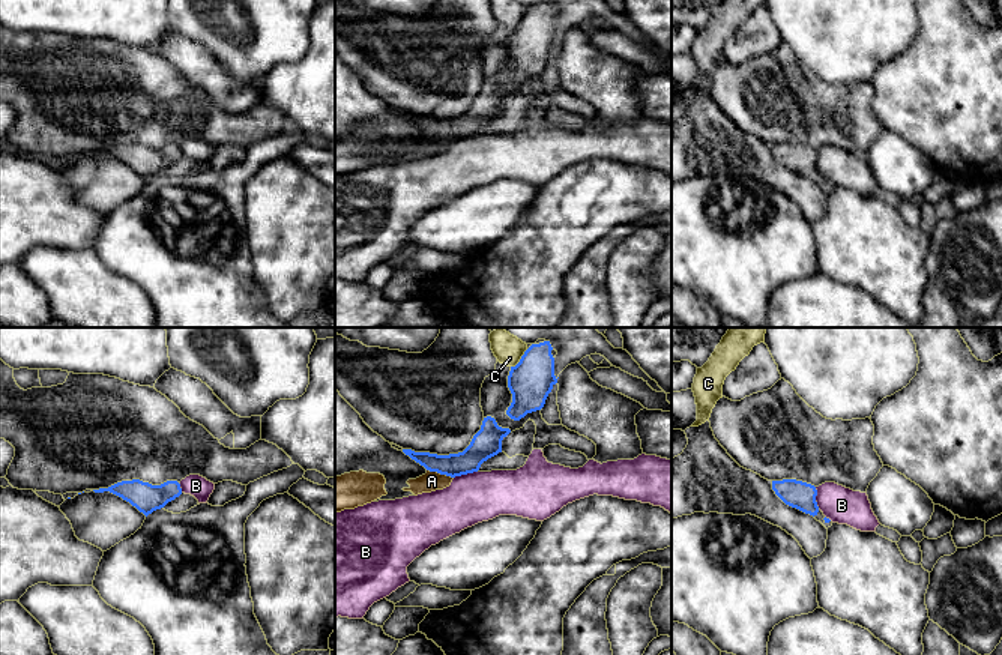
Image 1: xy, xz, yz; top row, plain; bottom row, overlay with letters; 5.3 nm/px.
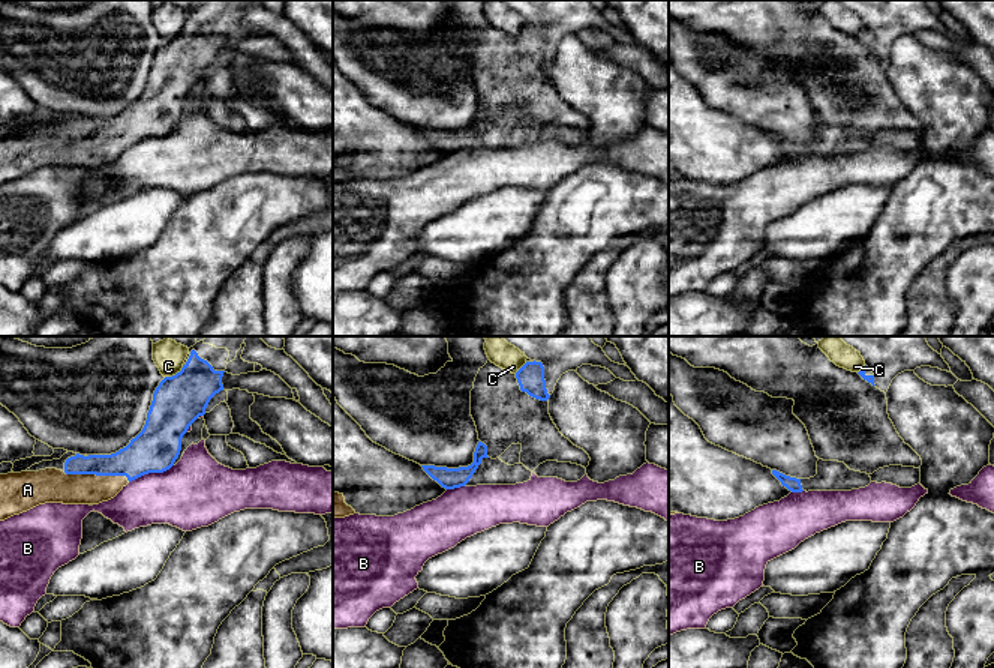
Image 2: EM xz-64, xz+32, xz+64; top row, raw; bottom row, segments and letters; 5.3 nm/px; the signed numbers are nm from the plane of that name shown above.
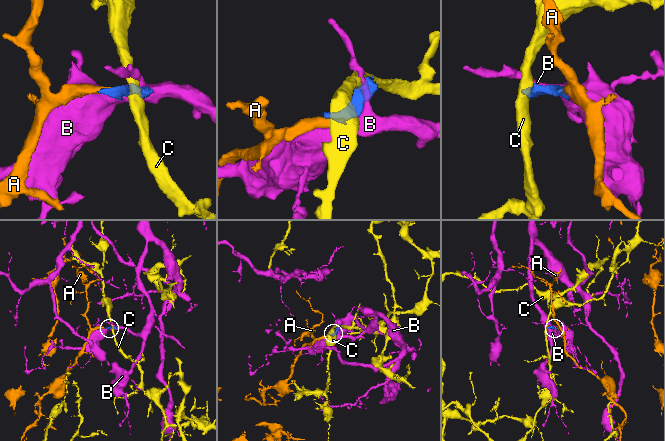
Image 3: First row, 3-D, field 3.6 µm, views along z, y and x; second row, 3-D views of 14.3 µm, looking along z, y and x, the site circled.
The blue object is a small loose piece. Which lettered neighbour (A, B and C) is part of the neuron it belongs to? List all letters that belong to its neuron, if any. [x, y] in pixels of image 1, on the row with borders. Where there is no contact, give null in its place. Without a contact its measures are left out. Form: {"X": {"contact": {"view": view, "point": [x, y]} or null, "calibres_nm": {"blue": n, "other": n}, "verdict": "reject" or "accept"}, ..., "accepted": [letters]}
{"A": {"contact": {"view": "xz", "point": [440, 473]}, "calibres_nm": {"blue": 130, "other": 110}, "verdict": "accept"}, "B": {"contact": {"view": "xz", "point": [464, 473]}, "calibres_nm": {"blue": 160, "other": 260}, "verdict": "reject"}, "C": {"contact": {"view": "xz", "point": [520, 359]}, "calibres_nm": {"blue": 240, "other": 160}, "verdict": "reject"}, "accepted": ["A"]}

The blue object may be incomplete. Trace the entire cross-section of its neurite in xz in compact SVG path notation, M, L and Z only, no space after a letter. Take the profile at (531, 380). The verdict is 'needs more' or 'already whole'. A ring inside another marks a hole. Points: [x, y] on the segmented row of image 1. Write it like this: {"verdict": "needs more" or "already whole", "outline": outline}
{"verdict": "already whole", "outline": "M550 341L532 344L520 362L511 367L508 388L512 403L506 410L511 419L520 421L527 413L544 407L548 394L557 383L551 350Z"}

